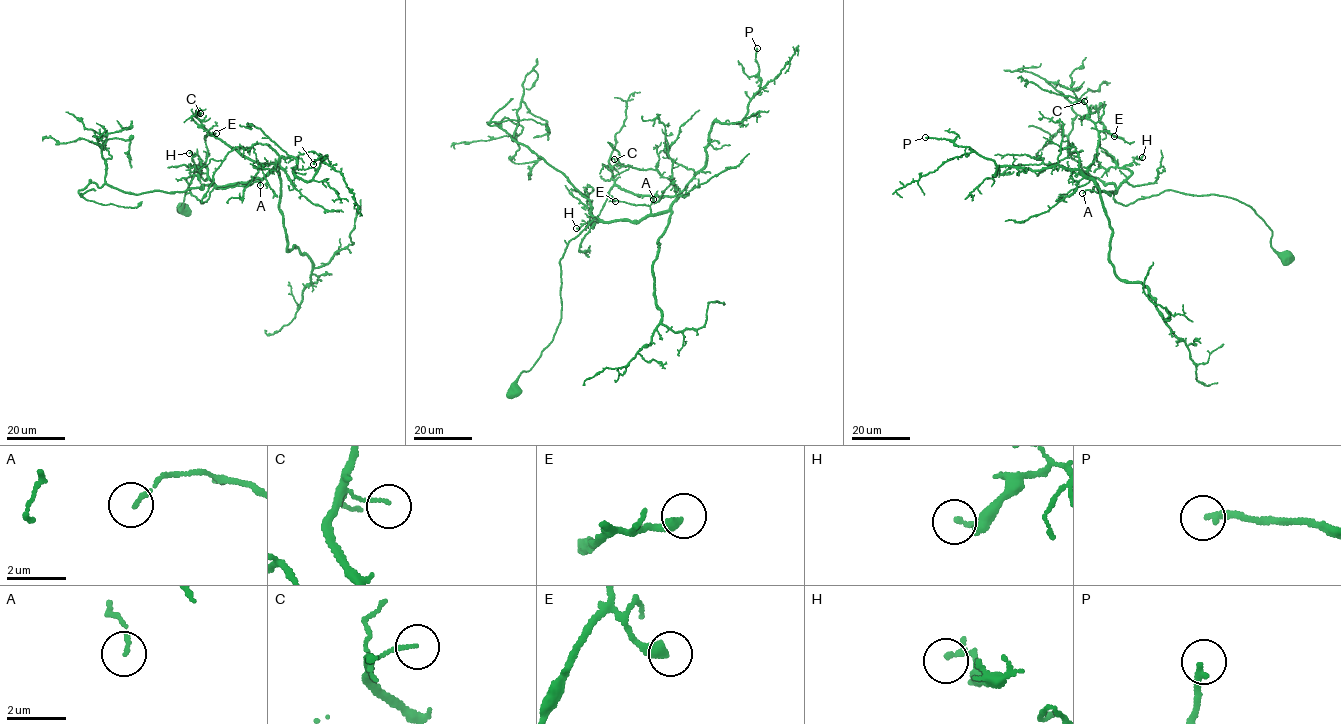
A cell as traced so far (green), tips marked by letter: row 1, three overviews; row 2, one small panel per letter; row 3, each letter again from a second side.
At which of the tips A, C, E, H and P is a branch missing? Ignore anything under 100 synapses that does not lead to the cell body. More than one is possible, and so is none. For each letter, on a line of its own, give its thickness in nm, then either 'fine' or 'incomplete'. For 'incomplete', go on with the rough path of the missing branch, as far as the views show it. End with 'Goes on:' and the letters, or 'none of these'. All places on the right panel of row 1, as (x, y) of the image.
A: 130 nm | fine
C: 100 nm | fine
E: 360 nm | fine
H: 170 nm | fine
P: 220 nm | fine
Goes on: none of these

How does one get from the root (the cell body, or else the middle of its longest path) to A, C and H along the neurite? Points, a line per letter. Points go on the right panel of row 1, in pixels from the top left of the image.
A: (1287, 256), (1271, 247), (1272, 230), (1255, 210), (1230, 198), (1165, 190), (1124, 206), (1117, 191), (1082, 193)
C: (1287, 256), (1235, 199), (1165, 190), (1124, 206), (1101, 192), (1082, 176), (1100, 138), (1084, 101)
H: (1287, 256), (1271, 247), (1264, 220), (1235, 199), (1165, 190), (1116, 201), (1131, 174), (1123, 167), (1142, 157)

